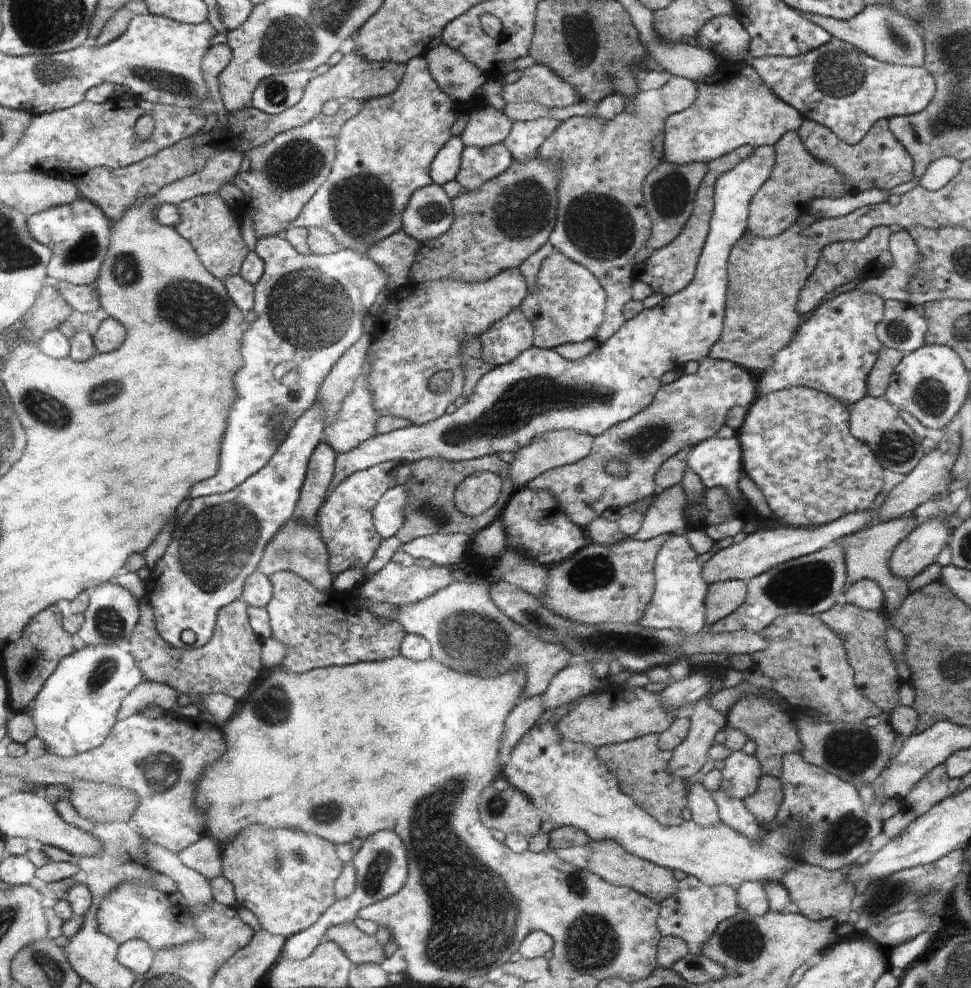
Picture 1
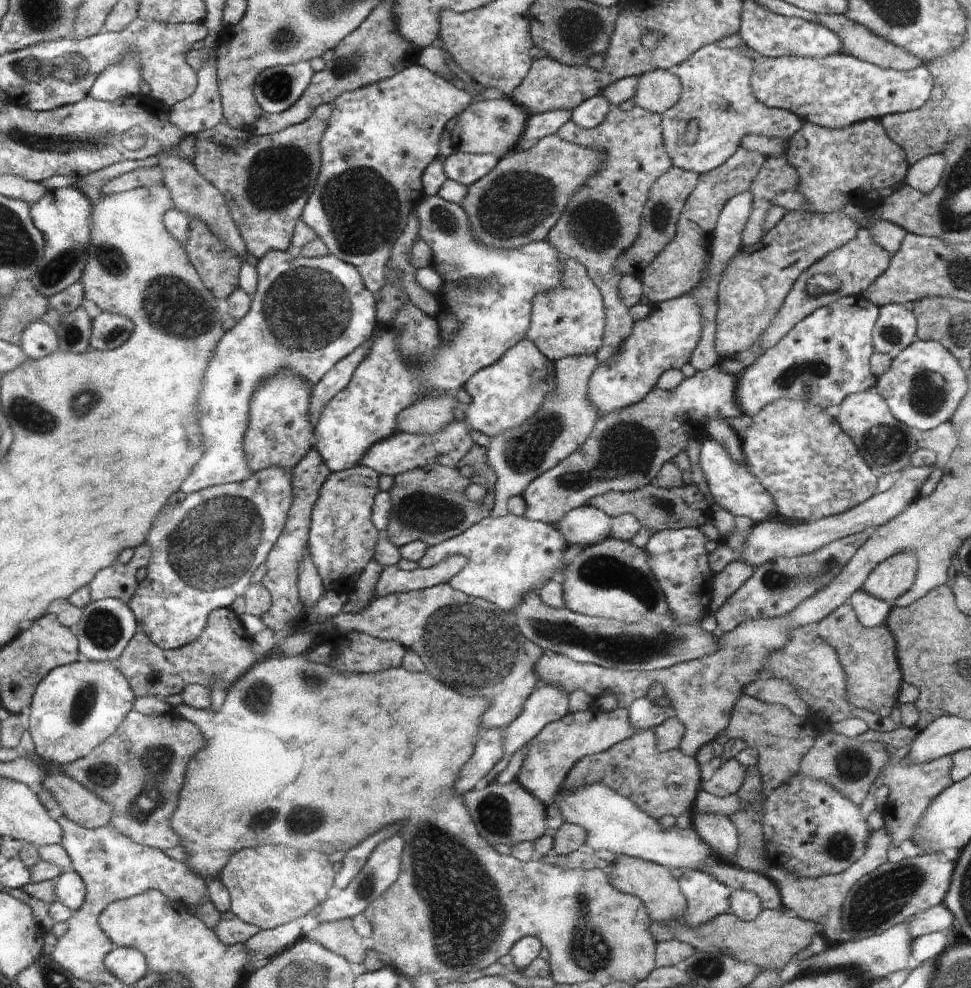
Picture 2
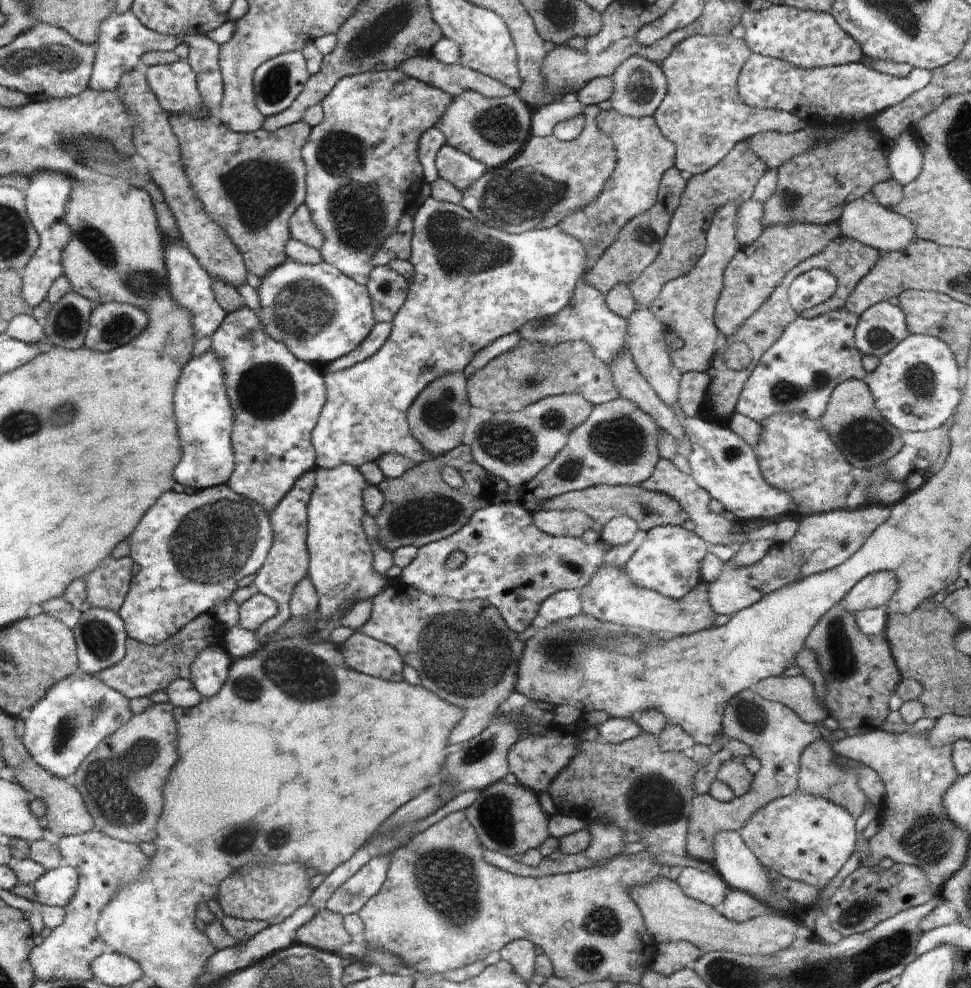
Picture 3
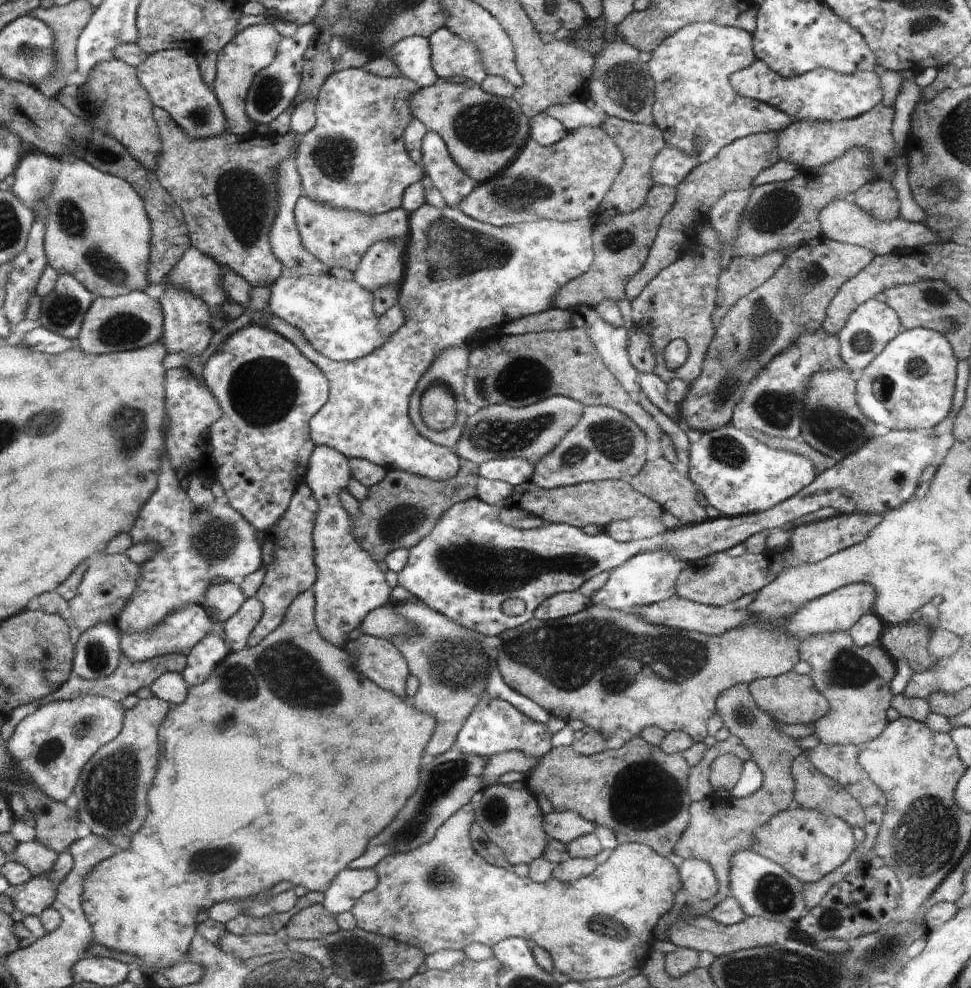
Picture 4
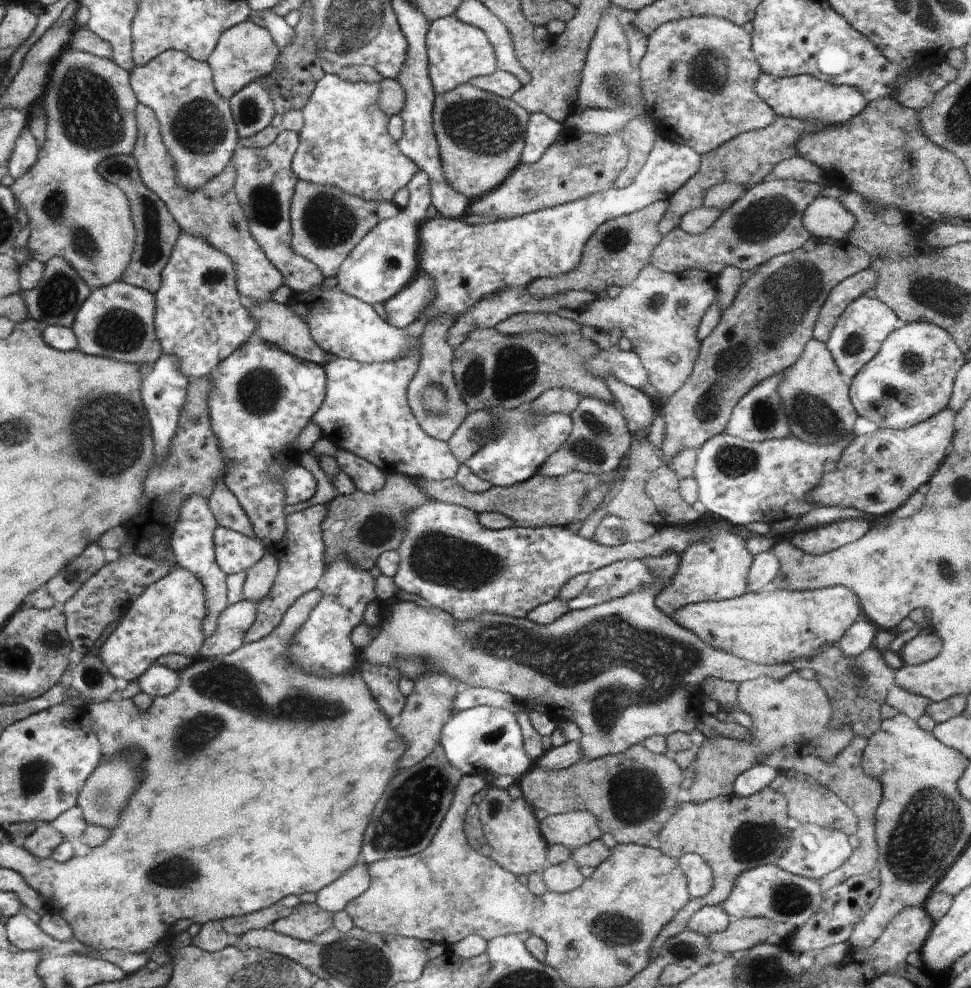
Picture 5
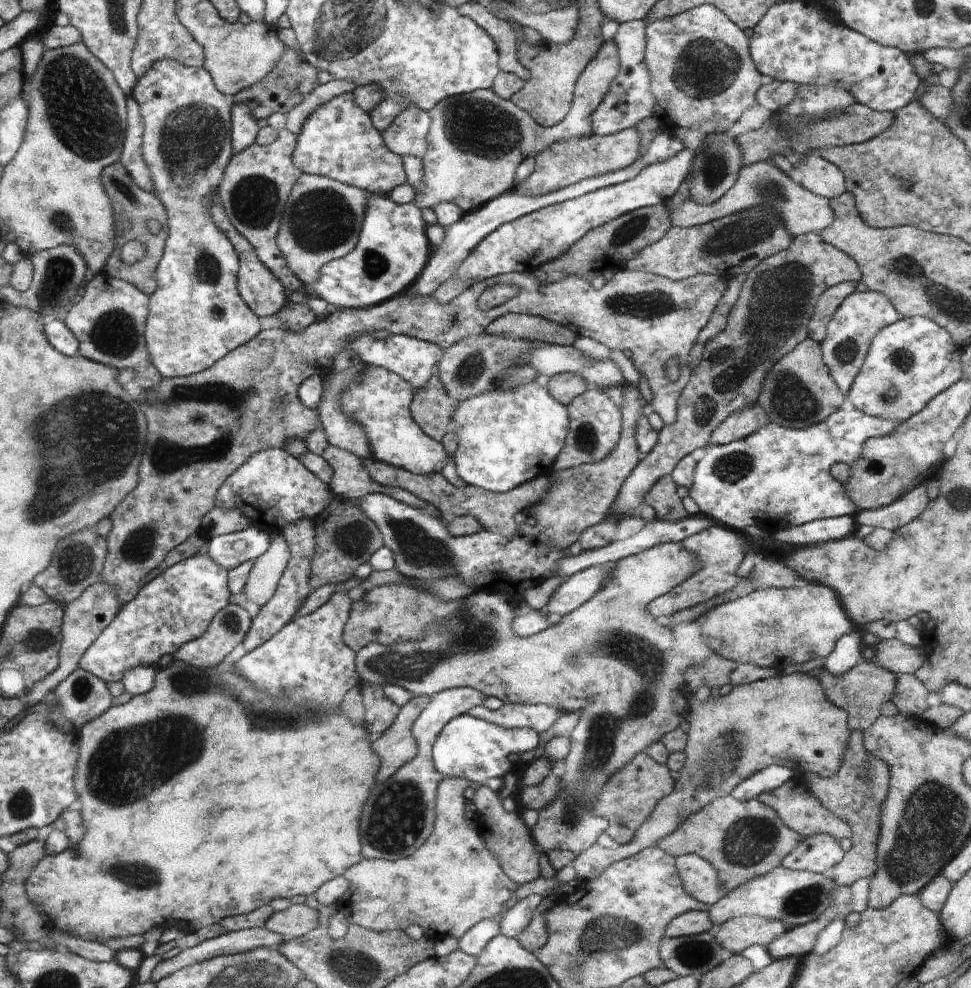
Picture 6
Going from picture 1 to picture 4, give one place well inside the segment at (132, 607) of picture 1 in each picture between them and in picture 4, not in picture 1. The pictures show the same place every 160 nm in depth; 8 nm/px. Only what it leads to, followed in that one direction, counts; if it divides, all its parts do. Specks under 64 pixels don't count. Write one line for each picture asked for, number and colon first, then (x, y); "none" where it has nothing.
2: (105, 629)
3: (101, 634)
4: (99, 652)

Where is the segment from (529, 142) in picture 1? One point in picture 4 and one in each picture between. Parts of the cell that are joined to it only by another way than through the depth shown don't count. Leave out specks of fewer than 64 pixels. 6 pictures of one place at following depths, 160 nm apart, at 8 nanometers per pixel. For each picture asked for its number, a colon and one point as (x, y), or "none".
2: (540, 125)
3: (543, 120)
4: (572, 115)

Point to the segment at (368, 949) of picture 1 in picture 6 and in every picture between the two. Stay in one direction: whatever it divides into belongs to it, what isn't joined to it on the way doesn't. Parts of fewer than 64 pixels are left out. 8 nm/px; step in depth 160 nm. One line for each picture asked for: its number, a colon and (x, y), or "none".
2: (340, 937)
3: (325, 930)
4: (314, 922)
5: (306, 921)
6: (295, 921)

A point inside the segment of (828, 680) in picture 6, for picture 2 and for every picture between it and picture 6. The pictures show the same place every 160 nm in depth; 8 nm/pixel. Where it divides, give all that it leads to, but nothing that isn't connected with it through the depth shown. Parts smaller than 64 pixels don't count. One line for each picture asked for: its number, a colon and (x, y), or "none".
2: (868, 655)
3: (860, 673)
4: (855, 679)
5: (857, 687)

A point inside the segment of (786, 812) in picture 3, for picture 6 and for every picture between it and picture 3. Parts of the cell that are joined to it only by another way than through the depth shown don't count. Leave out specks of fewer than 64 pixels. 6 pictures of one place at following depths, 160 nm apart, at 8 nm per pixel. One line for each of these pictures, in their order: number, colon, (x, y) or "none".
4: (809, 844)
5: (814, 852)
6: (818, 853)

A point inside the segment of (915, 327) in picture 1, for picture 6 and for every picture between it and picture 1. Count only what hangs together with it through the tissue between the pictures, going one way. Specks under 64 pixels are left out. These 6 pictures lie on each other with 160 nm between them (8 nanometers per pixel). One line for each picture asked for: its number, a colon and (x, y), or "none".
2: (895, 329)
3: (880, 328)
4: (869, 327)
5: (859, 332)
6: (862, 315)

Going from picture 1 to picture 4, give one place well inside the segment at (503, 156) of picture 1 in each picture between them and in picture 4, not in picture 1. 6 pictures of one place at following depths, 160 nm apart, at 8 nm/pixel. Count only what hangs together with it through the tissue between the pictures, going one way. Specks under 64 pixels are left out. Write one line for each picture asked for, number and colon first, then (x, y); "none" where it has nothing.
2: (465, 168)
3: (461, 170)
4: (454, 183)

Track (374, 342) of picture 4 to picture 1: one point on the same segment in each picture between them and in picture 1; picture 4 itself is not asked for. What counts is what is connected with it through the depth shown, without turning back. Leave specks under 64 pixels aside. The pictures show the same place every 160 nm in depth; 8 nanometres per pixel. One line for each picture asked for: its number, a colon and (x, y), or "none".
1: (311, 309)
2: (307, 314)
3: (321, 314)

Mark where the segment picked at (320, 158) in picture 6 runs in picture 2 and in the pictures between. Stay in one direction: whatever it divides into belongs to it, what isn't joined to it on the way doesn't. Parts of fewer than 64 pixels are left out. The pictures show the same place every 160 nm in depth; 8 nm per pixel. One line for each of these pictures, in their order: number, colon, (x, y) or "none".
2: (380, 139)
3: (363, 170)
4: (354, 157)
5: (344, 142)

